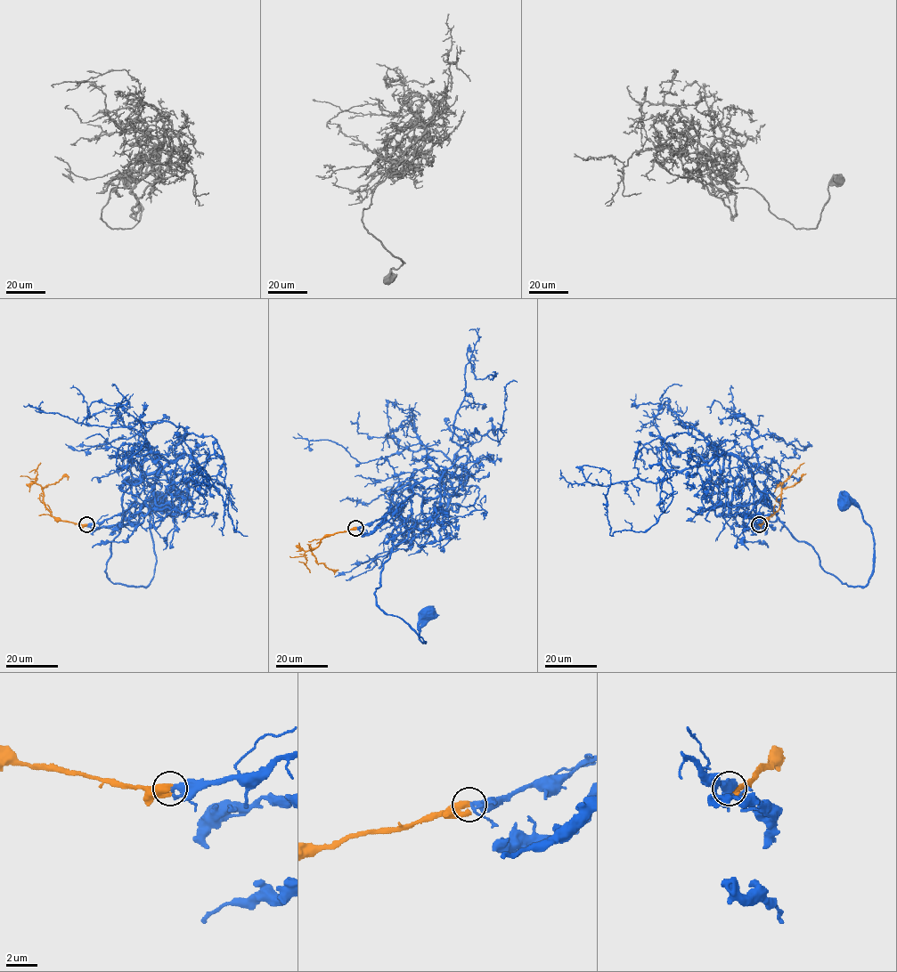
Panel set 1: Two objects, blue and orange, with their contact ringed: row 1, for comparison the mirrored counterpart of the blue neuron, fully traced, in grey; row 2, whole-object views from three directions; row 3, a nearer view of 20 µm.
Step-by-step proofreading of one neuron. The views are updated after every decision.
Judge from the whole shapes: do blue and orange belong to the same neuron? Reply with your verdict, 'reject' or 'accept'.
accept

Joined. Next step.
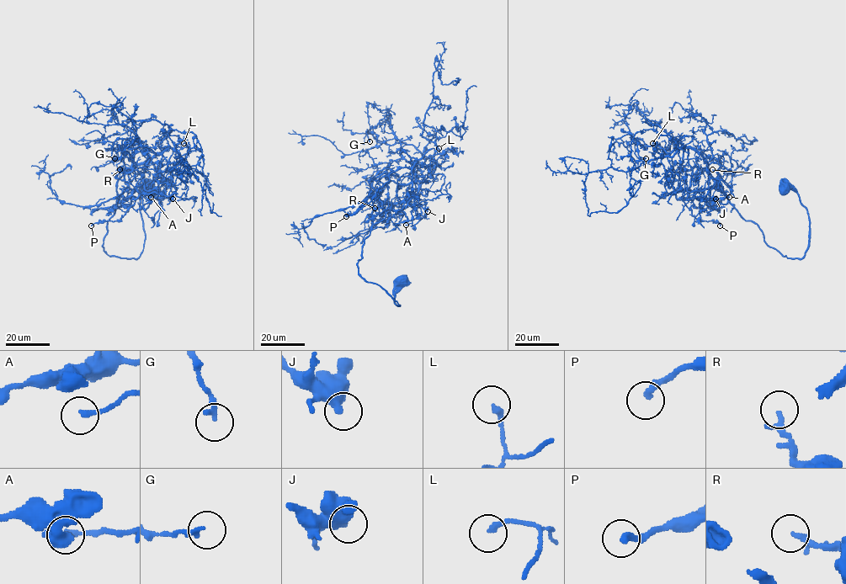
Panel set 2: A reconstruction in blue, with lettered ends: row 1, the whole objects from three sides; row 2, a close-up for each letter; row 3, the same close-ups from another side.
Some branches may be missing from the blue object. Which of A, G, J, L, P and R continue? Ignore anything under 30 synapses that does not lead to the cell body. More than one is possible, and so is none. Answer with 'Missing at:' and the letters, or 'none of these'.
Missing at: none of these

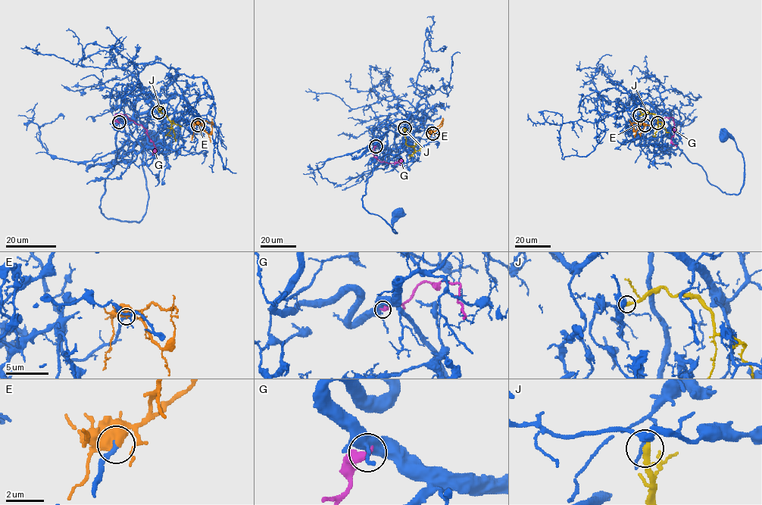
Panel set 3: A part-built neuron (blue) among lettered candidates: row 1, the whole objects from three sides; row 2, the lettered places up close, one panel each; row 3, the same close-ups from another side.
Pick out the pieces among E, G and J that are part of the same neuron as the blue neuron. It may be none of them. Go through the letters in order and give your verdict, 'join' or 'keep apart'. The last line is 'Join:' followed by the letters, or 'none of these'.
E: join
G: keep apart
J: keep apart
Join: E

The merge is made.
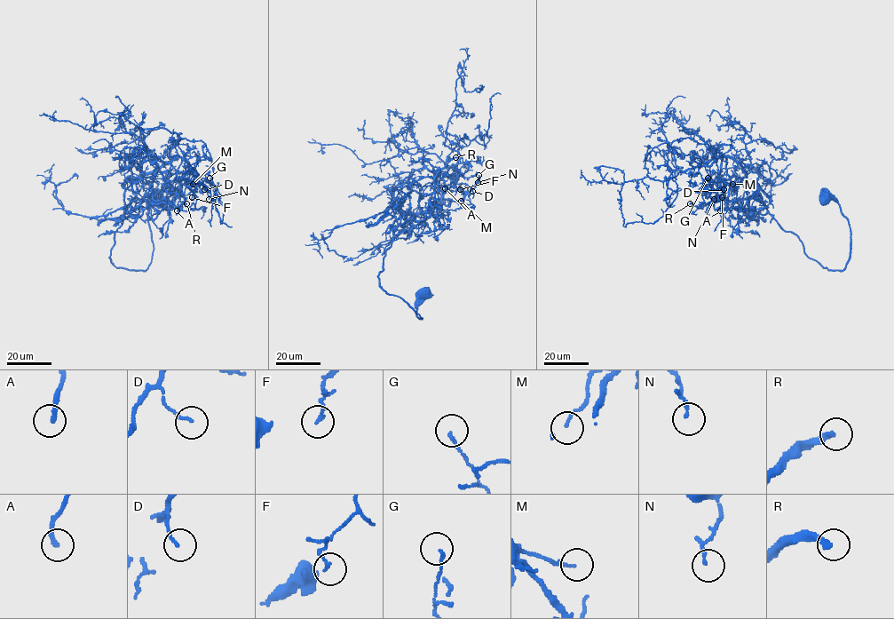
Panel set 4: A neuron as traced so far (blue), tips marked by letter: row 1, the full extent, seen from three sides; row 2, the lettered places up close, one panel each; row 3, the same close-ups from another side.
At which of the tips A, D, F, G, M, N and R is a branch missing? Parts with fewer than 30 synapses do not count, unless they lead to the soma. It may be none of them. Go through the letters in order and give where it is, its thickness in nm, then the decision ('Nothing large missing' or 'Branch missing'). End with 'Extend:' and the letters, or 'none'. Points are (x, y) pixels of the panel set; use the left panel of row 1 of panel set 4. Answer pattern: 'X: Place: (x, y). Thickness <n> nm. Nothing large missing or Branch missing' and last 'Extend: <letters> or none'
A: Place: (177, 210). Thickness 200 nm. Branch missing
D: Place: (204, 189). Thickness 120 nm. Nothing large missing
F: Place: (192, 197). Thickness 150 nm. Nothing large missing
G: Place: (209, 178). Thickness 130 nm. Nothing large missing
M: Place: (193, 184). Thickness 120 nm. Nothing large missing
N: Place: (209, 199). Thickness 90 nm. Nothing large missing
R: Place: (186, 203). Thickness 280 nm. Branch missing
Extend: A, R

